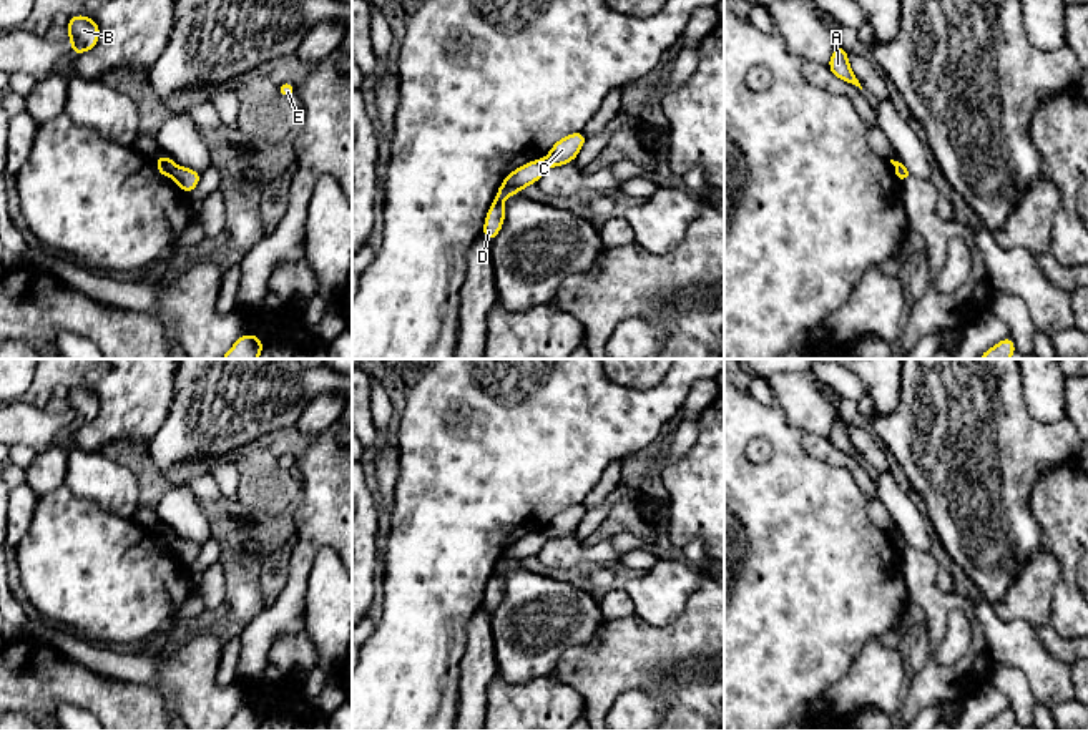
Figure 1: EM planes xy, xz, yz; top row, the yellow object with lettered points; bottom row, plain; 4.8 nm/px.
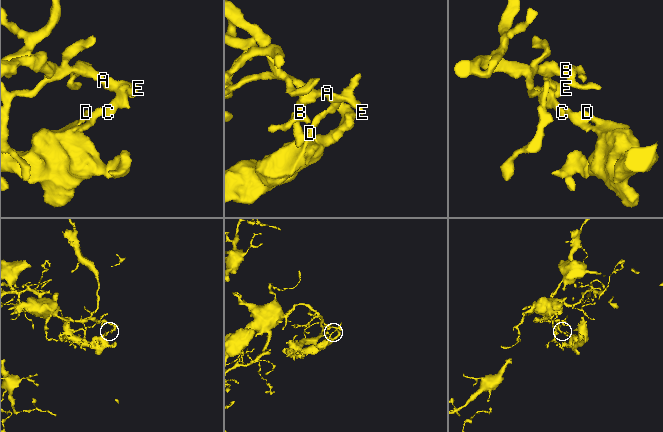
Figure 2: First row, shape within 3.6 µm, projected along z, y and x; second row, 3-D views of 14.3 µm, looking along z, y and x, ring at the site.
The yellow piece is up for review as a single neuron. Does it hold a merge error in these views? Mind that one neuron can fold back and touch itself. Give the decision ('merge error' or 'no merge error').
merge error

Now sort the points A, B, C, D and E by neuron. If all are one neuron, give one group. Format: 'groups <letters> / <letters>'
groups A B C E / D

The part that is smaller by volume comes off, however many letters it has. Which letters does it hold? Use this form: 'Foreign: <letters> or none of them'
Foreign: D

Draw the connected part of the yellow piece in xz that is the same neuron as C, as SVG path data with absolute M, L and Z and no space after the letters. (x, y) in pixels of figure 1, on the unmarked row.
M583 503L571 505L561 510L551 518L548 528L545 530L546 537L561 538L570 533L575 533L585 513L586 513L586 507Z

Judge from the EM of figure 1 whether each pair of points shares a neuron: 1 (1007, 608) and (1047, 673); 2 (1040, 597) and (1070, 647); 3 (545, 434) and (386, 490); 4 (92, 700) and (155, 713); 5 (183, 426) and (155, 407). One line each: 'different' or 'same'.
1: different
2: same
3: different
4: same
5: different

